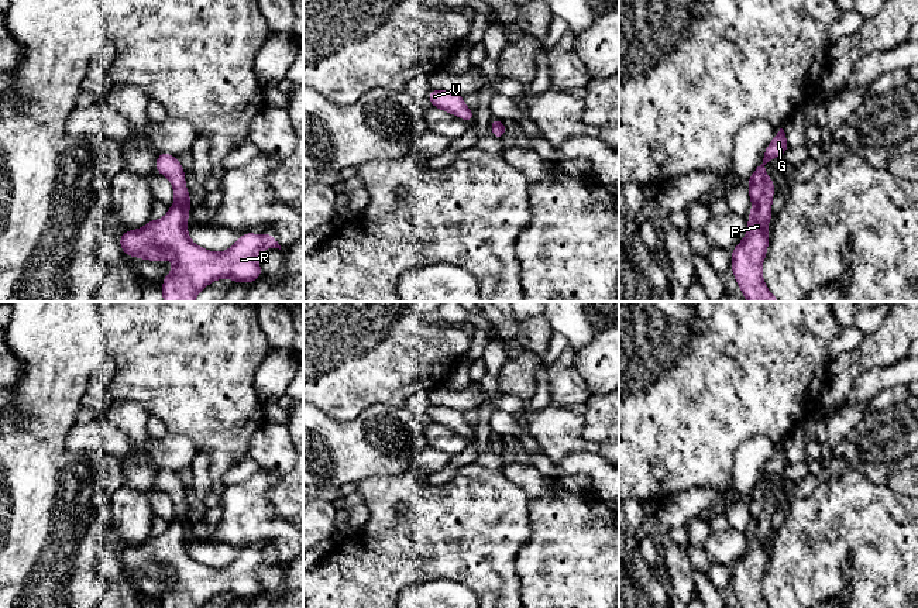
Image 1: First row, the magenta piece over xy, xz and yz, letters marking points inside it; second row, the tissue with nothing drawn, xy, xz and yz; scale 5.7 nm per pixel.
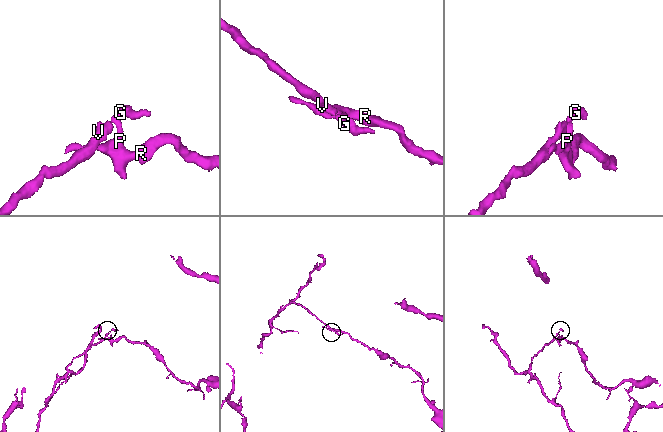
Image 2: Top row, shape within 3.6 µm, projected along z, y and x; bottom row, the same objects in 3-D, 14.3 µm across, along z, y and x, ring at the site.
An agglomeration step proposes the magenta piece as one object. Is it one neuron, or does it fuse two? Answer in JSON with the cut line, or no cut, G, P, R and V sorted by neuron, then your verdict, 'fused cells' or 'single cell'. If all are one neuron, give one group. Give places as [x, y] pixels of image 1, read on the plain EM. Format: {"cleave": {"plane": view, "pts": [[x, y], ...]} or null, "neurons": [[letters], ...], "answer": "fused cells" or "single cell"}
{"cleave": {"plane": "yz", "pts": [[766, 494], [763, 509], [753, 522]]}, "neurons": [["G", "V"], ["P", "R"]], "answer": "fused cells"}

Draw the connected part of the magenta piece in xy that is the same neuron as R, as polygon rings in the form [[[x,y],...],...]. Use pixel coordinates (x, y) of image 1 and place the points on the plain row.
[[[190,515],[175,518],[164,535],[148,537],[141,546],[128,546],[118,557],[126,571],[149,577],[173,576],[173,587],[162,598],[162,608],[200,608],[206,601],[230,594],[251,600],[262,591],[258,569],[279,564],[274,550],[245,549],[224,569],[212,569],[193,560],[186,536]]]

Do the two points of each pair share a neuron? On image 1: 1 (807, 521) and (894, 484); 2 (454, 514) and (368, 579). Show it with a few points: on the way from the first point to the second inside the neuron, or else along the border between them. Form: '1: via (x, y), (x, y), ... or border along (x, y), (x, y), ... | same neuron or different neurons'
1: border along (887, 484), (903, 495) | different neurons
2: via (433, 535), (423, 543), (398, 549), (389, 557) | same neuron

